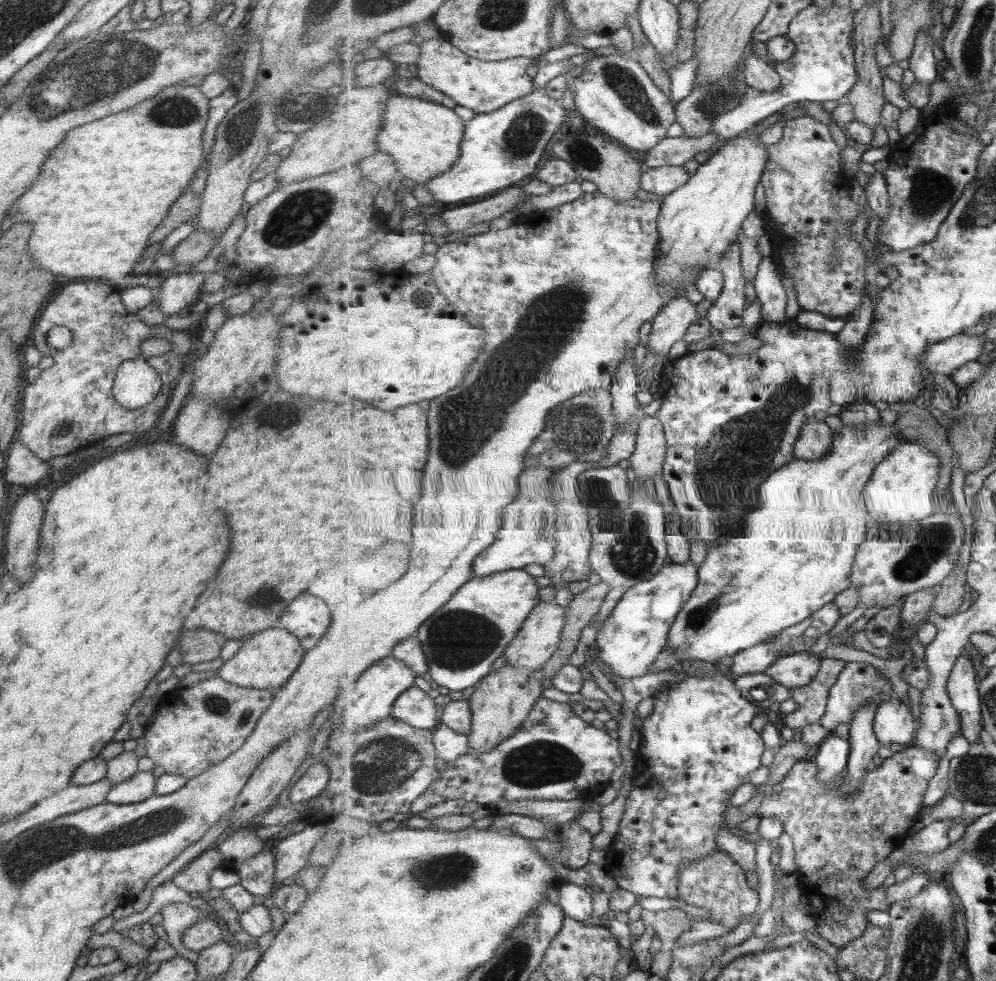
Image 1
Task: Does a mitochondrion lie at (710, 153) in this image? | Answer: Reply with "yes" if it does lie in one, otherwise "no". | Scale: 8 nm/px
no

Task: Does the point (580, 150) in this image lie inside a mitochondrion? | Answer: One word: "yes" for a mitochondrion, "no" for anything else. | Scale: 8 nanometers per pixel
yes

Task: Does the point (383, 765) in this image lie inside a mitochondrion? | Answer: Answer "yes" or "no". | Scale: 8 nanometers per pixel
yes

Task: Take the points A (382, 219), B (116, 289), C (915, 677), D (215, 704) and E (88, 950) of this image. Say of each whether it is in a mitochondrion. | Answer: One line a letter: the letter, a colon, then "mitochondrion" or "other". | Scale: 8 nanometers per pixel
A: other
B: other
C: mitochondrion
D: mitochondrion
E: other

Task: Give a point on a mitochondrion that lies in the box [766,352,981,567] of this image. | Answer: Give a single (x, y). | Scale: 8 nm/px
(792, 395)

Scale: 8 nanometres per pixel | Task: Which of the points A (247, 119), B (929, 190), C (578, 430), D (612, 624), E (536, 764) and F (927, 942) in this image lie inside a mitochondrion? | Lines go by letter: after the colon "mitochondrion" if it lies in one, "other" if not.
A: other
B: mitochondrion
C: mitochondrion
D: other
E: mitochondrion
F: mitochondrion

